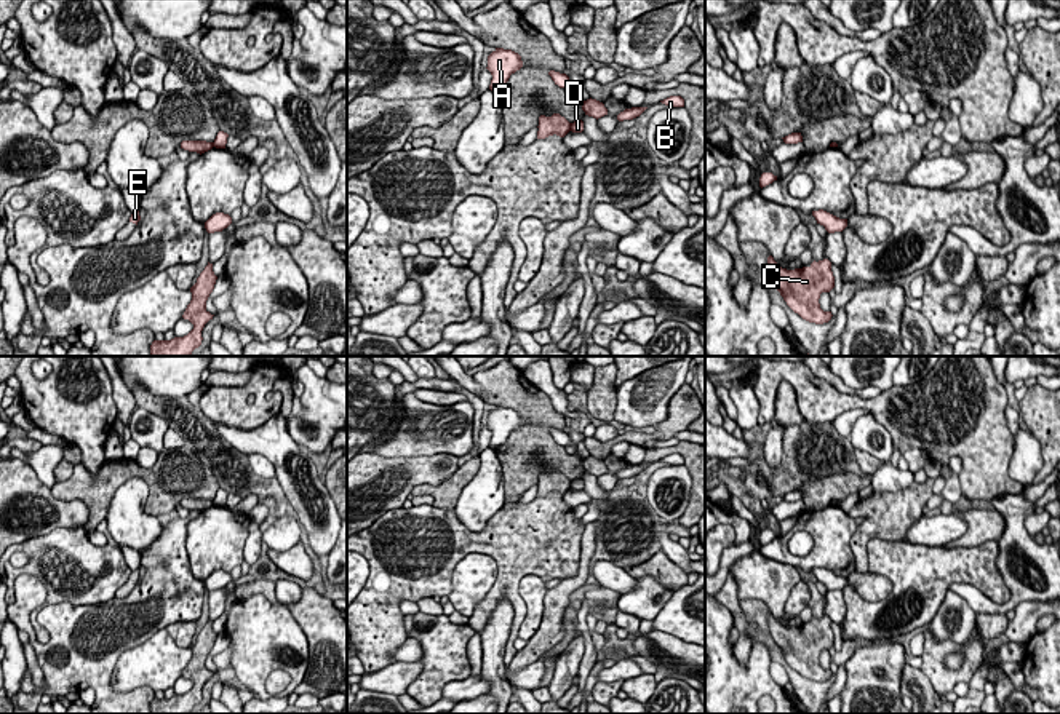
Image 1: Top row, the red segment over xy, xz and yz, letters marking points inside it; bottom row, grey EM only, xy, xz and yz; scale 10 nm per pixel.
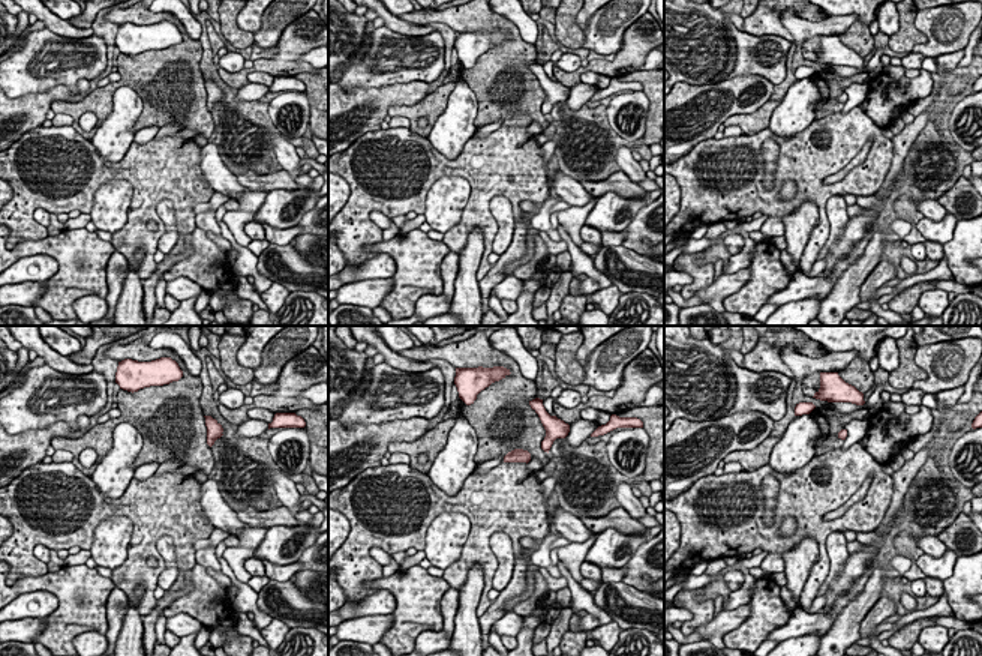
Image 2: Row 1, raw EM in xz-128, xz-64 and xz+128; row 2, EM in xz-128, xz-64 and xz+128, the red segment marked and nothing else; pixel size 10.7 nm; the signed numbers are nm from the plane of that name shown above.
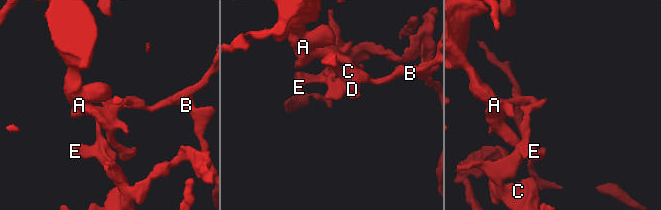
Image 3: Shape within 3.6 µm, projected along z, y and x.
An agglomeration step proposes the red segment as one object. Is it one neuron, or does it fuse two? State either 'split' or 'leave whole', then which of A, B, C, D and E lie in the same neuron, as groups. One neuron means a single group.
split; A B D / C E

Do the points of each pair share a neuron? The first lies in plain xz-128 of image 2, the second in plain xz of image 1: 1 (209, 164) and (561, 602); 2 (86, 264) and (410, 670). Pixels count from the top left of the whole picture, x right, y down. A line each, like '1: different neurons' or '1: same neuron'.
1: different neurons
2: different neurons

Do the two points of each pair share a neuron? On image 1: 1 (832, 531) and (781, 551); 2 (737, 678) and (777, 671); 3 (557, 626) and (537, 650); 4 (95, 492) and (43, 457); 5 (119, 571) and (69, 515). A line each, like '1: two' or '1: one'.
1: one
2: two
3: one
4: two
5: two

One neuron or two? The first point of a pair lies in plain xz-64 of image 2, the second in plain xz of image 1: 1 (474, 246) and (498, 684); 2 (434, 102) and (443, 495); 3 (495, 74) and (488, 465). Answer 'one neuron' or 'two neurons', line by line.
1: one neuron
2: one neuron
3: two neurons

